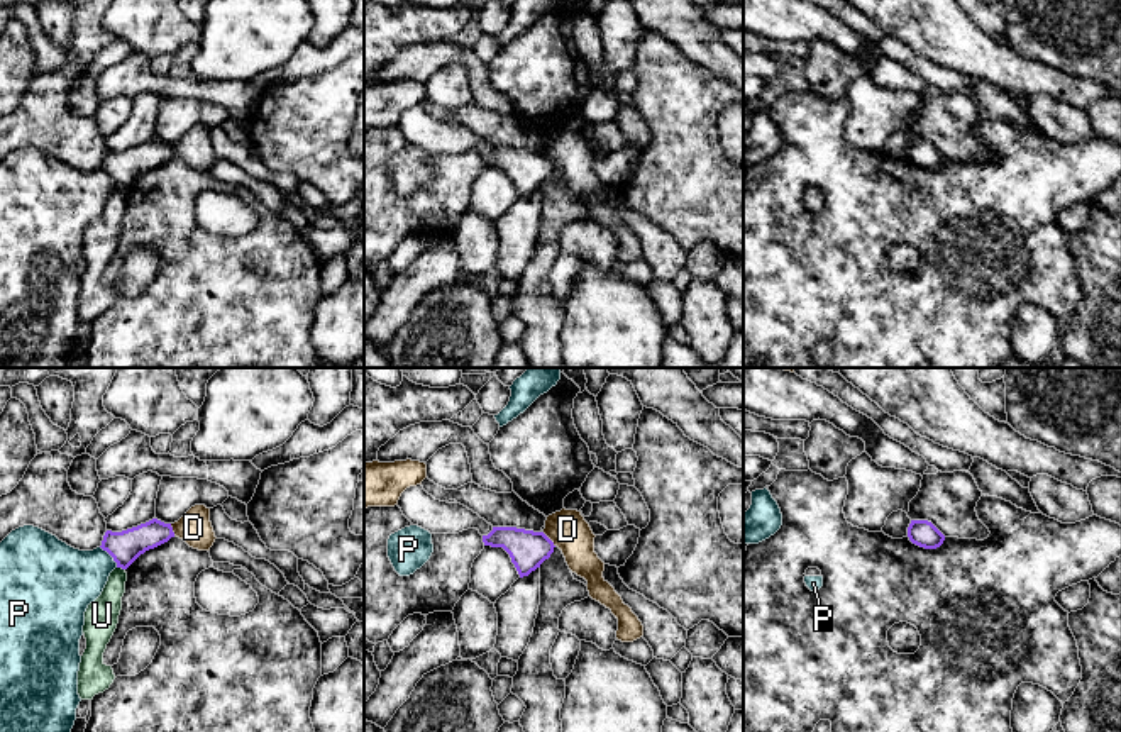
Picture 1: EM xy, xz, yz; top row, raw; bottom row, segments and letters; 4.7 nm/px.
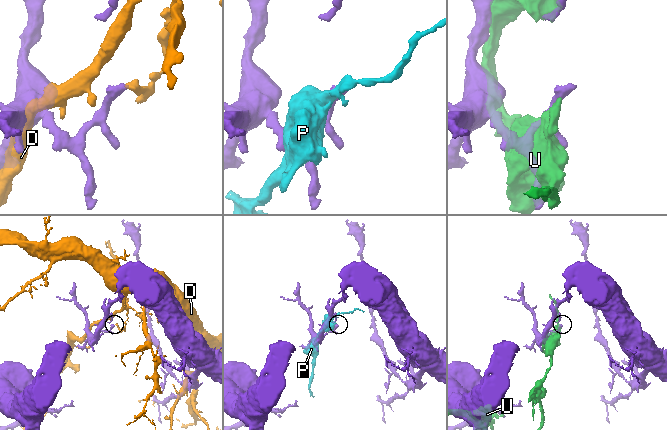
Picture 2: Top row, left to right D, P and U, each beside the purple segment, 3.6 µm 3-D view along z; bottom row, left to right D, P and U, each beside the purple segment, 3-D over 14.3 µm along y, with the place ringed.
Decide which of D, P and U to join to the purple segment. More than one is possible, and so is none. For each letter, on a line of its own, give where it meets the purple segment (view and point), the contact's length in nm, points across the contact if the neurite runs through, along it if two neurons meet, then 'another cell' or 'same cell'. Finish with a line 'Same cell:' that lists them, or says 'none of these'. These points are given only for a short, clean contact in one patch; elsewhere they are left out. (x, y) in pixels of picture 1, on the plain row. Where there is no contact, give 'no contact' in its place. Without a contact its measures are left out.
D: contact xz (549, 160); length 90 nm; another cell
P: contact xy (110, 175); length 130 nm; another cell
U: contact xy (121, 187); length 40 nm; another cell
Same cell: none of these

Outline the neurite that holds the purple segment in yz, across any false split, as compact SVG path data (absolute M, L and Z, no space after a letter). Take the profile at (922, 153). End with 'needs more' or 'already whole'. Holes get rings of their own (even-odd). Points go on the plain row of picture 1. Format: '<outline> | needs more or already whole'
M911 141L908 158L913 164L925 169L936 169L945 161L945 156L928 141Z | already whole

